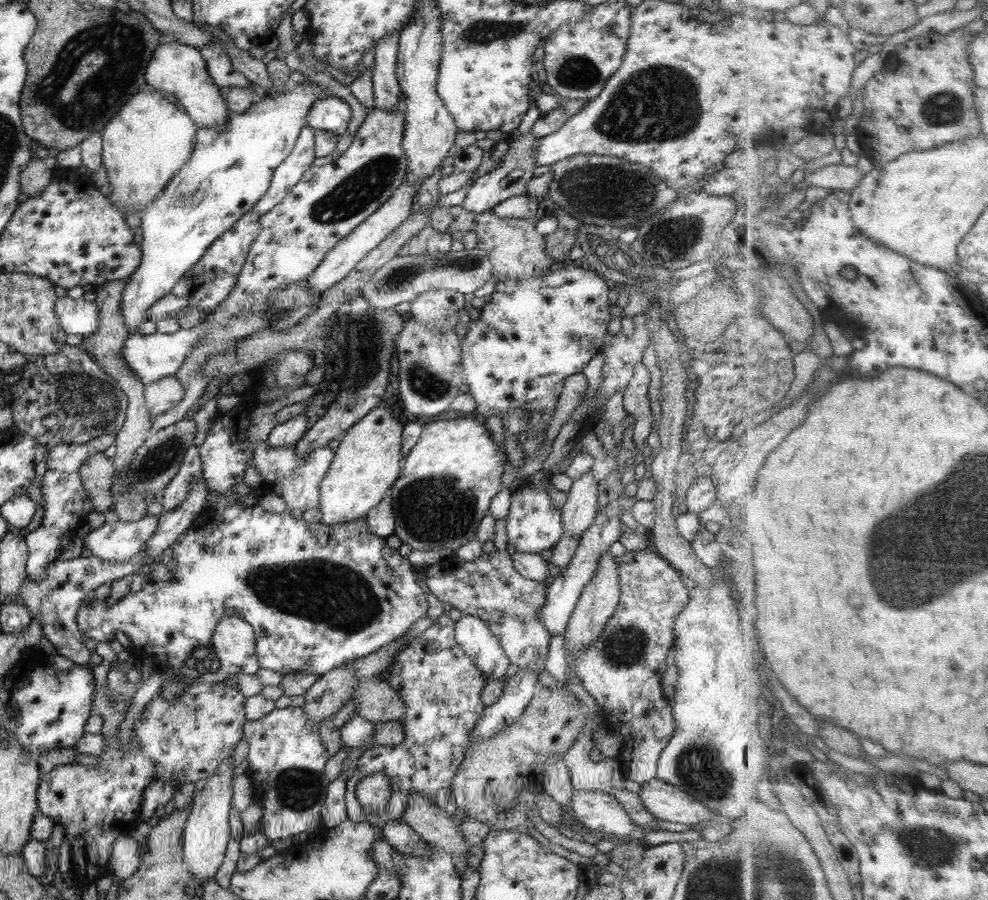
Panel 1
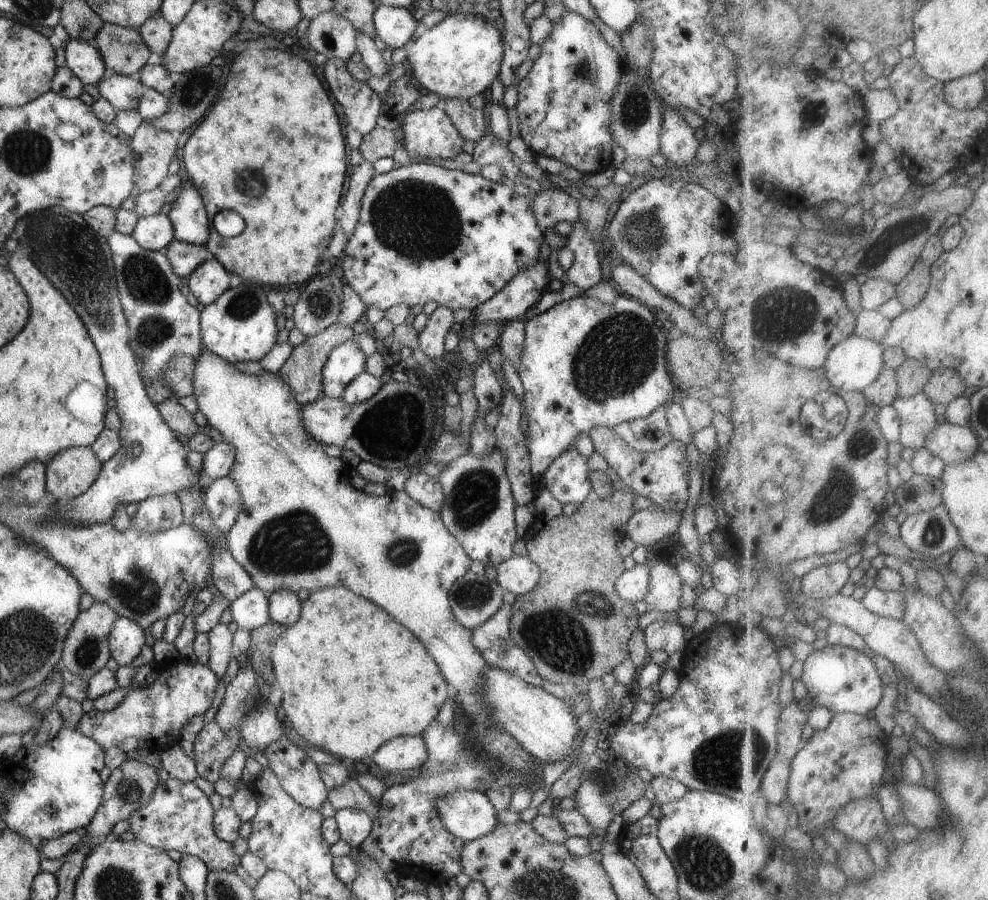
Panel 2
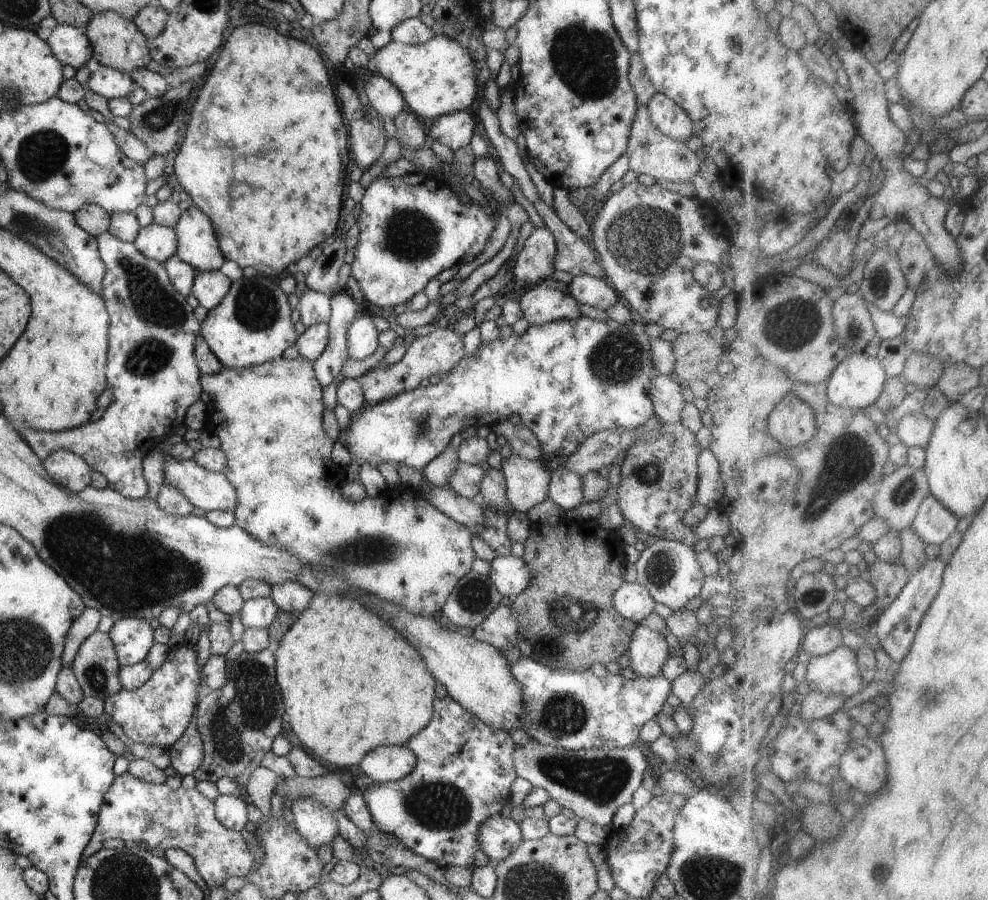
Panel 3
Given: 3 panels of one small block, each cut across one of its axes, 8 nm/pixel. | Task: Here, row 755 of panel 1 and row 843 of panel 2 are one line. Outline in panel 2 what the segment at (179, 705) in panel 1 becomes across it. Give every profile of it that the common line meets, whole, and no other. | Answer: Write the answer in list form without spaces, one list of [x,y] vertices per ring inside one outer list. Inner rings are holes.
[[[169,776],[155,788],[152,800],[146,806],[138,808],[127,820],[135,838],[142,840],[144,844],[150,844],[164,852],[176,850],[183,855],[200,858],[209,871],[234,871],[240,864],[241,856],[234,852],[233,844],[220,840],[214,834],[214,814],[209,796],[194,781],[185,783]]]

